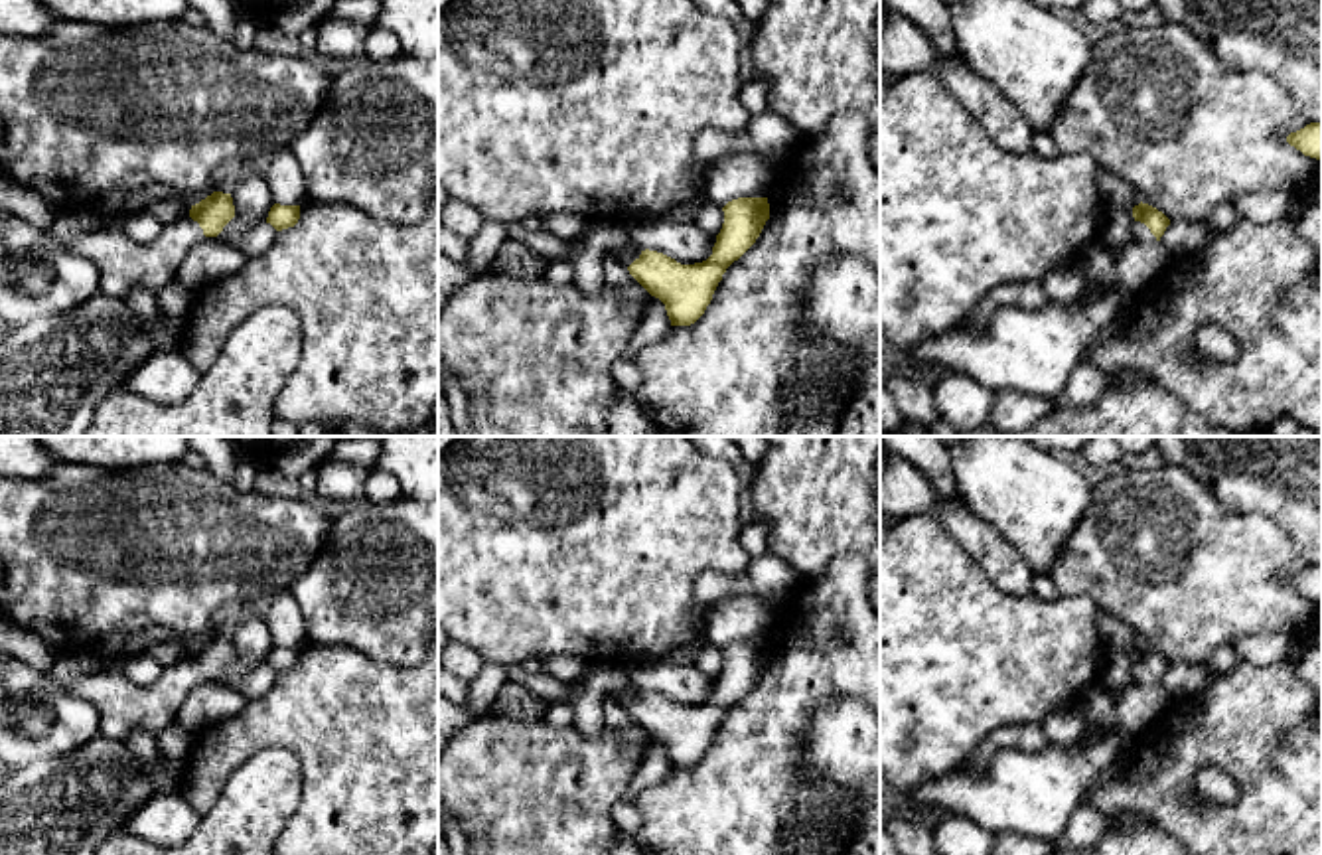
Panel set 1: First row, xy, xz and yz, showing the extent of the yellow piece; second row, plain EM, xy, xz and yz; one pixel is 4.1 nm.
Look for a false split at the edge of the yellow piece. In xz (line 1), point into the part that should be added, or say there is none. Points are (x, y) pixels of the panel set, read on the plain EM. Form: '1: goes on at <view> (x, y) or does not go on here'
1: goes on at xz (630, 696)

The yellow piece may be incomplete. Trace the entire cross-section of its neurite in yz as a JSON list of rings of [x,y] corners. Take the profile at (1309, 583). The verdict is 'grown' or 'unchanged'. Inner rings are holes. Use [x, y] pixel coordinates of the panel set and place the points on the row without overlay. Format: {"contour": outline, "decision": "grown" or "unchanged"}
{"contour": [[[1310,565],[1304,571],[1290,575],[1286,584],[1300,592],[1304,598],[1322,604],[1322,565]]], "decision": "unchanged"}

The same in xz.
{"contour": [[[738,640],[722,654],[722,671],[712,697],[702,705],[681,707],[663,695],[641,693],[635,687],[612,693],[629,717],[665,746],[671,768],[691,768],[704,756],[726,711],[756,685],[770,661],[768,640]]], "decision": "grown"}

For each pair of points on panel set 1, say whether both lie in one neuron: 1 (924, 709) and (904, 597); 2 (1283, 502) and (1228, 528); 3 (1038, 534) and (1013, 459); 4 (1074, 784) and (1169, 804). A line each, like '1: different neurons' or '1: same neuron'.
1: same neuron
2: different neurons
3: same neuron
4: different neurons

